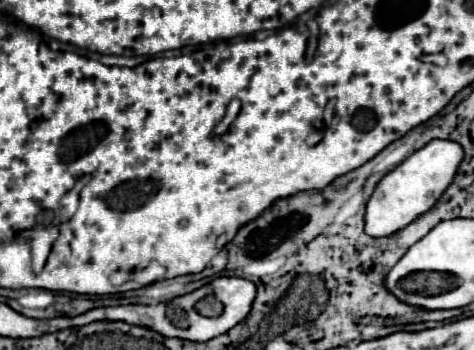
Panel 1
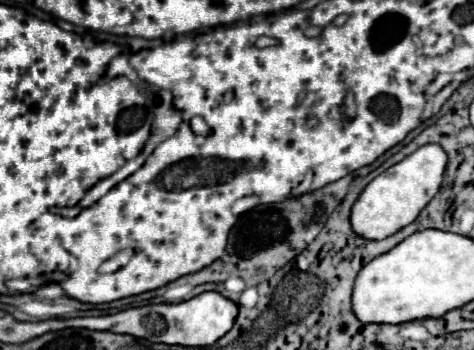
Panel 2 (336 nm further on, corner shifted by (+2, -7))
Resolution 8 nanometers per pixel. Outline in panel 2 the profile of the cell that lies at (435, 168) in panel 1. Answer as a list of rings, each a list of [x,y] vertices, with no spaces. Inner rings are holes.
[[[424,144],[402,162],[390,166],[380,176],[376,176],[358,196],[350,210],[352,230],[366,240],[384,240],[396,234],[406,224],[414,222],[420,210],[436,196],[440,190],[446,168],[446,152],[438,144]]]

